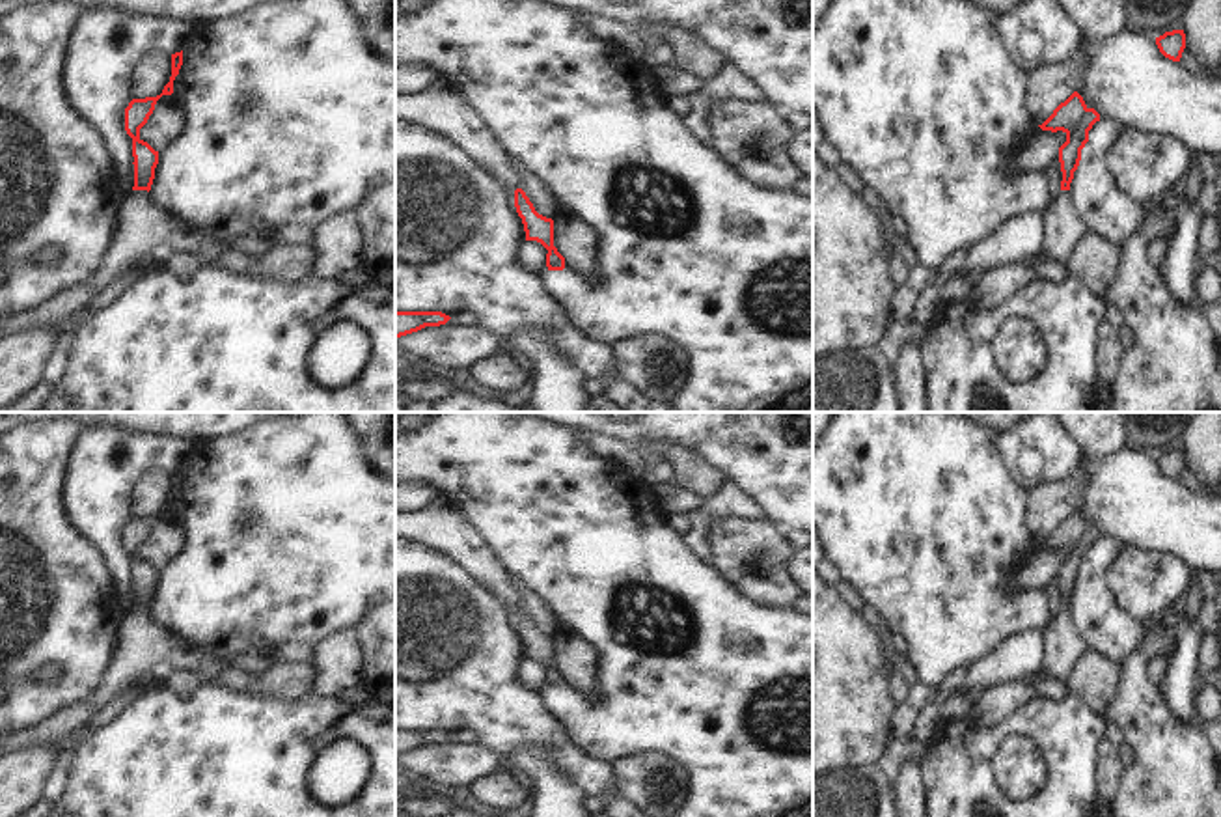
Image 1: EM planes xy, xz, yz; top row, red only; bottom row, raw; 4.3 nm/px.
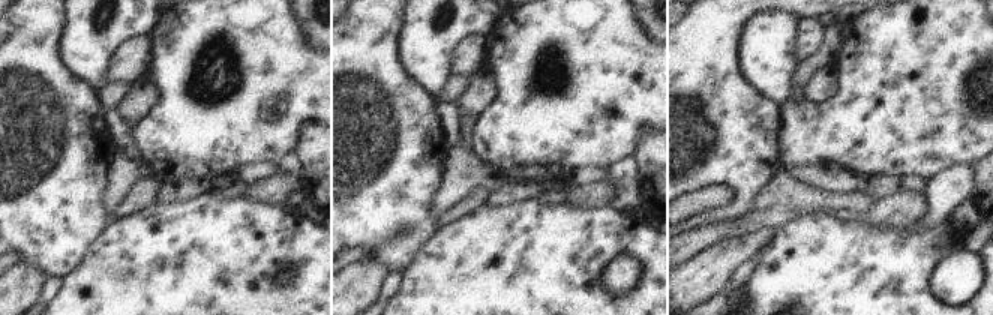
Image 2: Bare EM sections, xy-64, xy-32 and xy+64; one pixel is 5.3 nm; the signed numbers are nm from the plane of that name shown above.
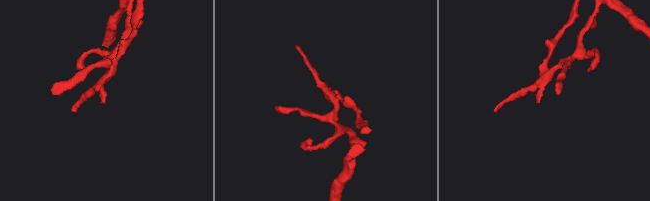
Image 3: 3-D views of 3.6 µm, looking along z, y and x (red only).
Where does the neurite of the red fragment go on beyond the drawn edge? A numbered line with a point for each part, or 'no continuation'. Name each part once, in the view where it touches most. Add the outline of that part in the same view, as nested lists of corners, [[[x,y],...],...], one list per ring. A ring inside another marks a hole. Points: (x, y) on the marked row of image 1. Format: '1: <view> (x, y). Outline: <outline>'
1: xy (144, 226). Outline: [[[127,192],[114,239],[97,272],[82,284],[63,287],[35,308],[0,317],[0,338],[39,323],[58,323],[151,254],[179,252],[209,241],[216,237],[164,209],[151,192]]]

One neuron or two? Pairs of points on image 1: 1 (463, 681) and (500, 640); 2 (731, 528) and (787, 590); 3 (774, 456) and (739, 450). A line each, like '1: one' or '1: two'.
1: one
2: one
3: one

